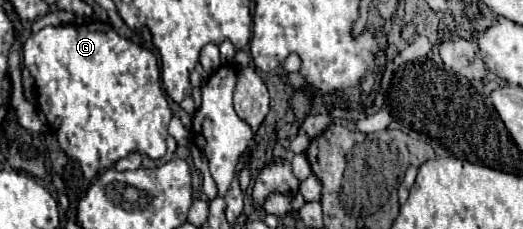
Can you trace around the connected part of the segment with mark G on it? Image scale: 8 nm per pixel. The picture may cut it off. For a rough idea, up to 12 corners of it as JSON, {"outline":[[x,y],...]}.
{"outline":[[109,23],[23,43],[87,183],[165,157],[157,55]]}

